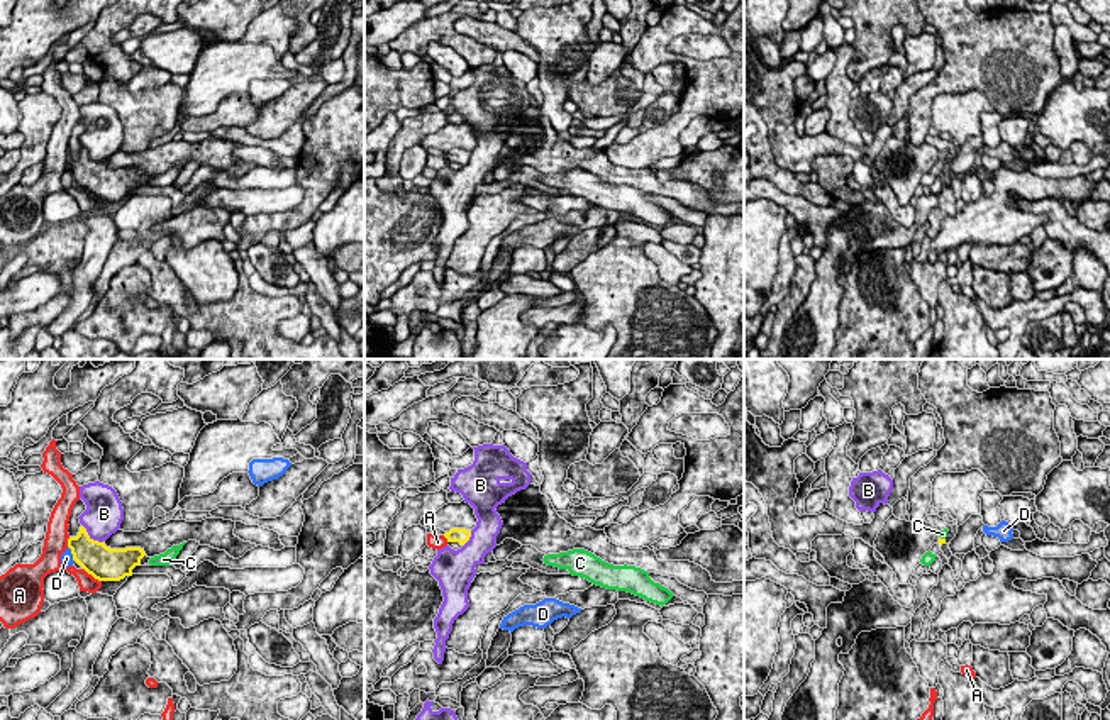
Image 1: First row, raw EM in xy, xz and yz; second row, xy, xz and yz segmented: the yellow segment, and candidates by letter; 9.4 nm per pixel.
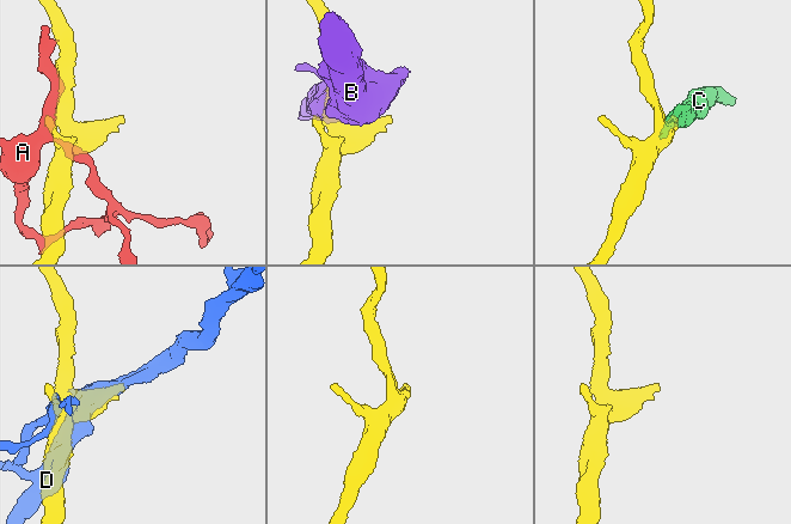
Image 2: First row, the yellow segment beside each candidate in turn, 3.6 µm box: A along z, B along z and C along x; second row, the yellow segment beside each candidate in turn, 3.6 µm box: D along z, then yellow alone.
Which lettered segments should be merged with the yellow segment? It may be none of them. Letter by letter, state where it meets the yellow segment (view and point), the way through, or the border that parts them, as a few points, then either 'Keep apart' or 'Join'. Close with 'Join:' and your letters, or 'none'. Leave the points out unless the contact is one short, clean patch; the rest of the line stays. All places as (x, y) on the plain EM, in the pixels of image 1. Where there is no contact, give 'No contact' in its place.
A: Touches yellow at xy (92, 195). Keep apart
B: Touches yellow at xy (88, 156). Keep apart
C: Touches yellow at yz (943, 160). Path across: yz (941, 161), (943, 160), (943, 155). Join
D: Touches yellow at xy (72, 173). Keep apart
Join: C

